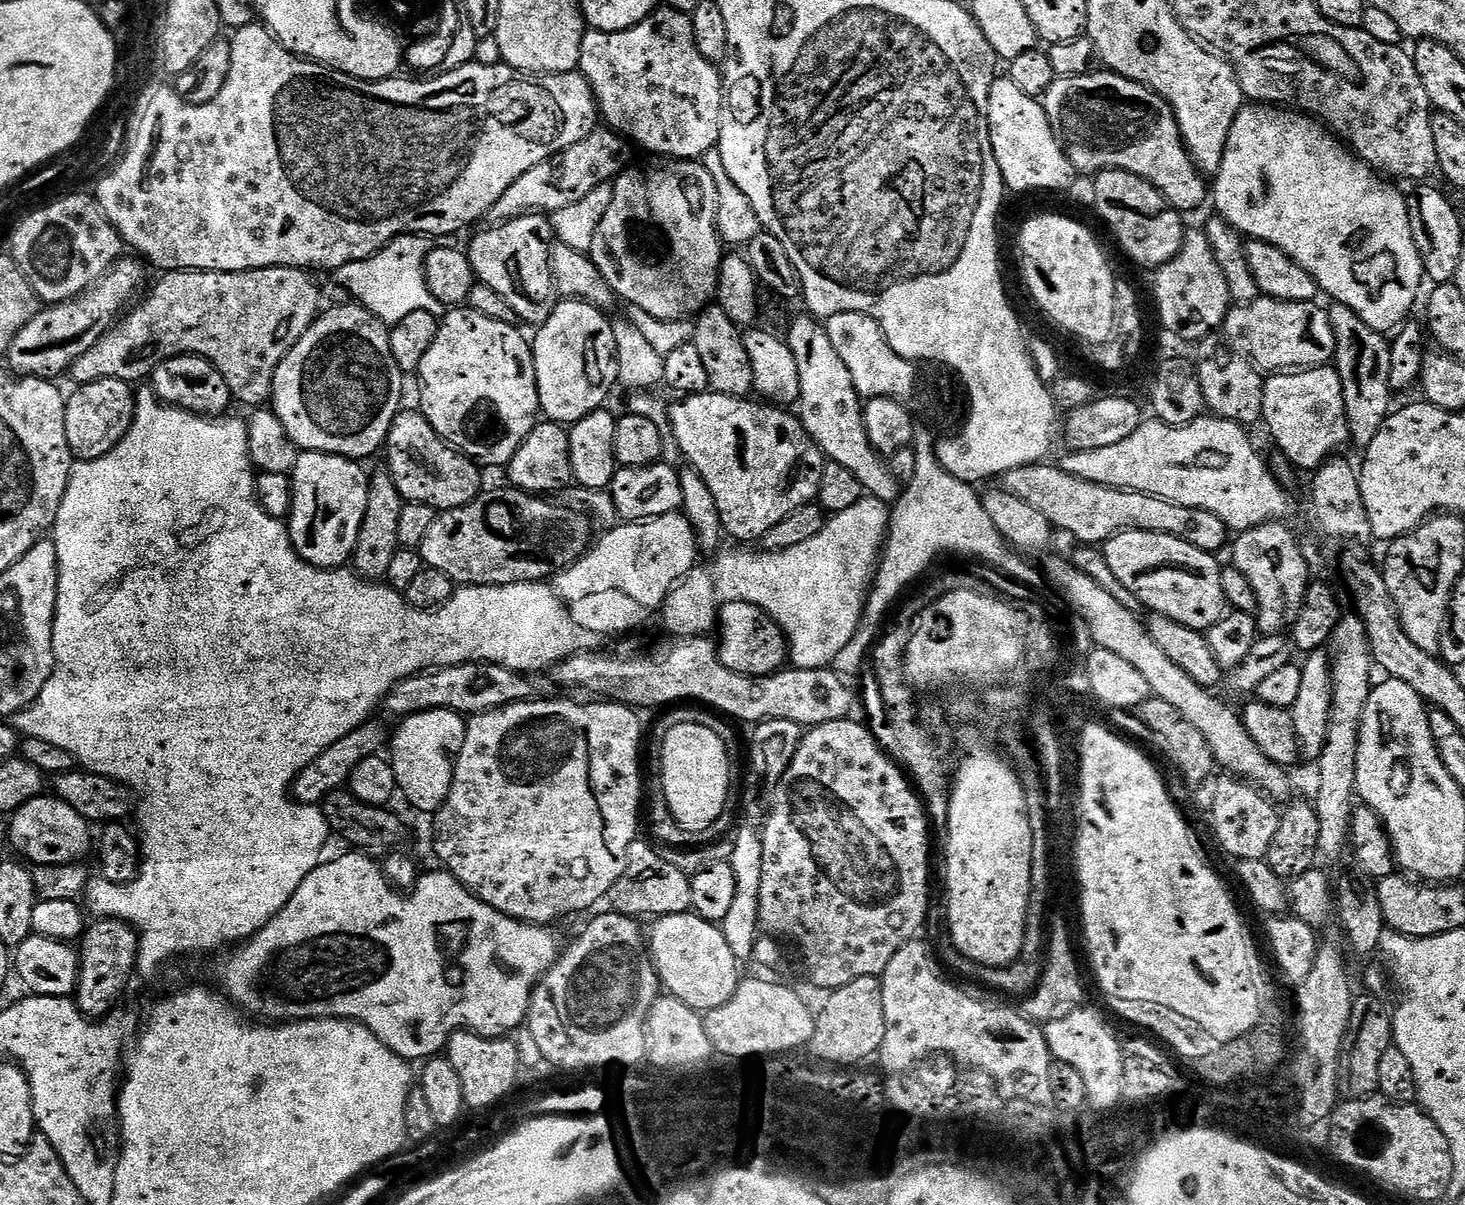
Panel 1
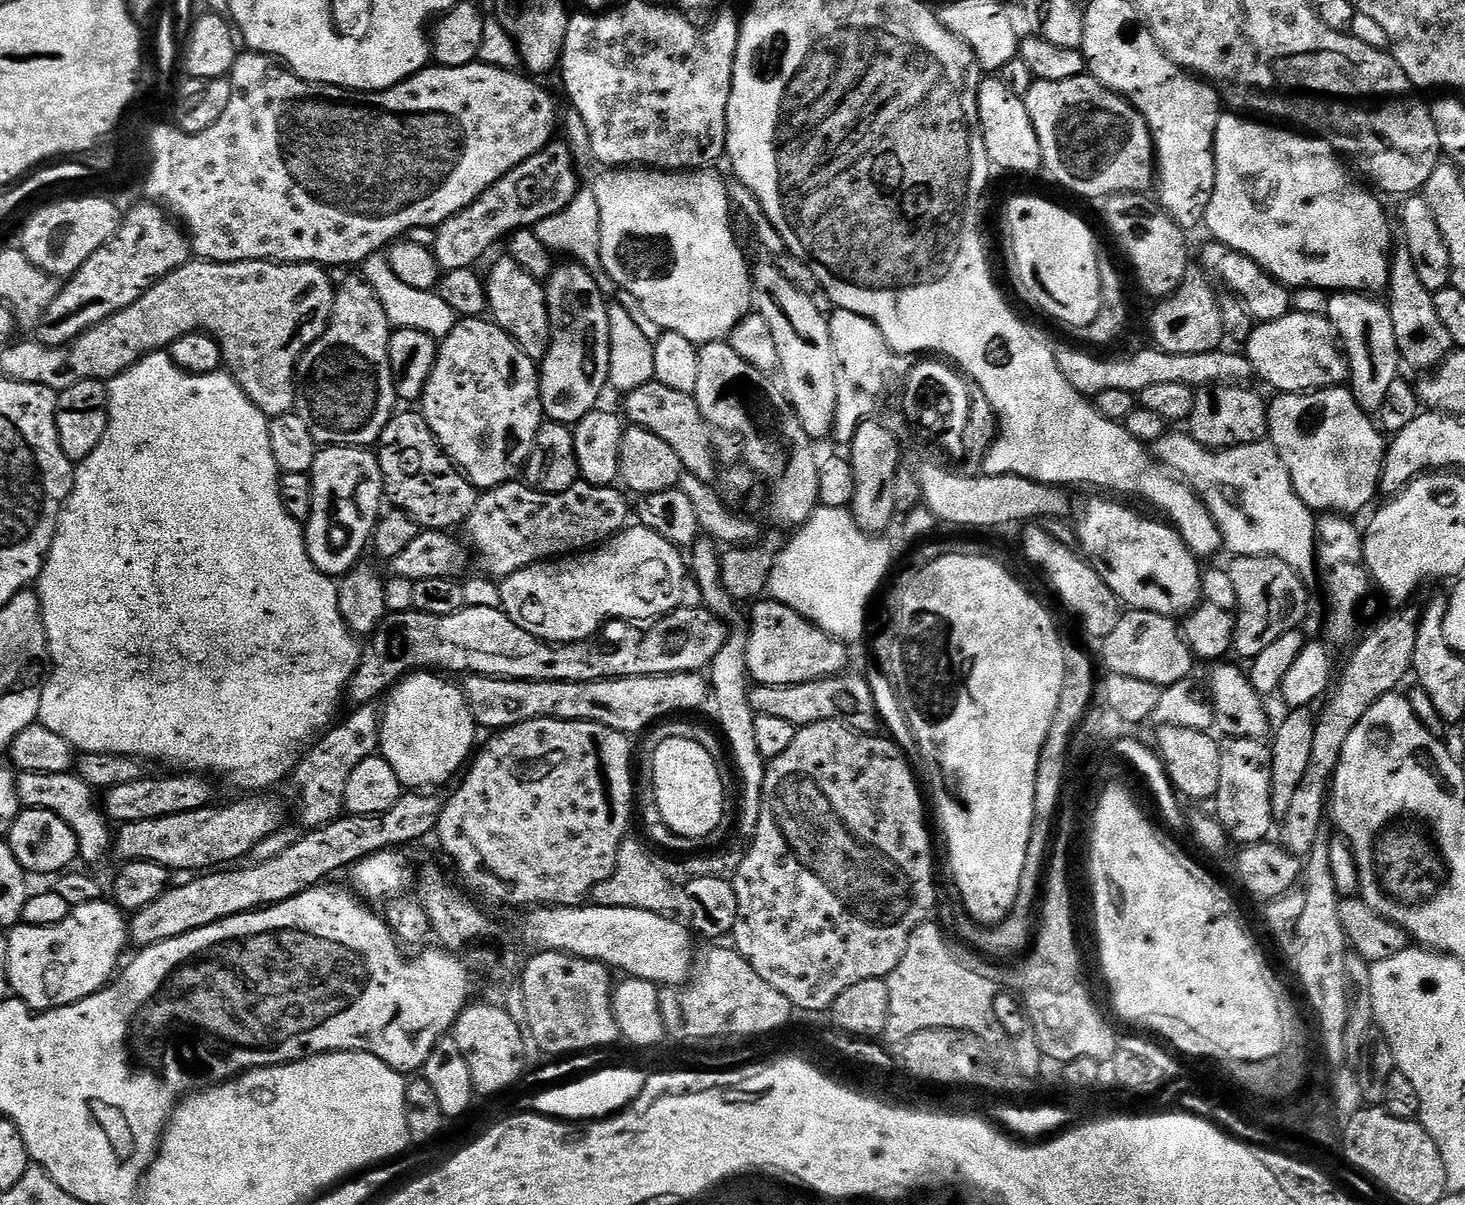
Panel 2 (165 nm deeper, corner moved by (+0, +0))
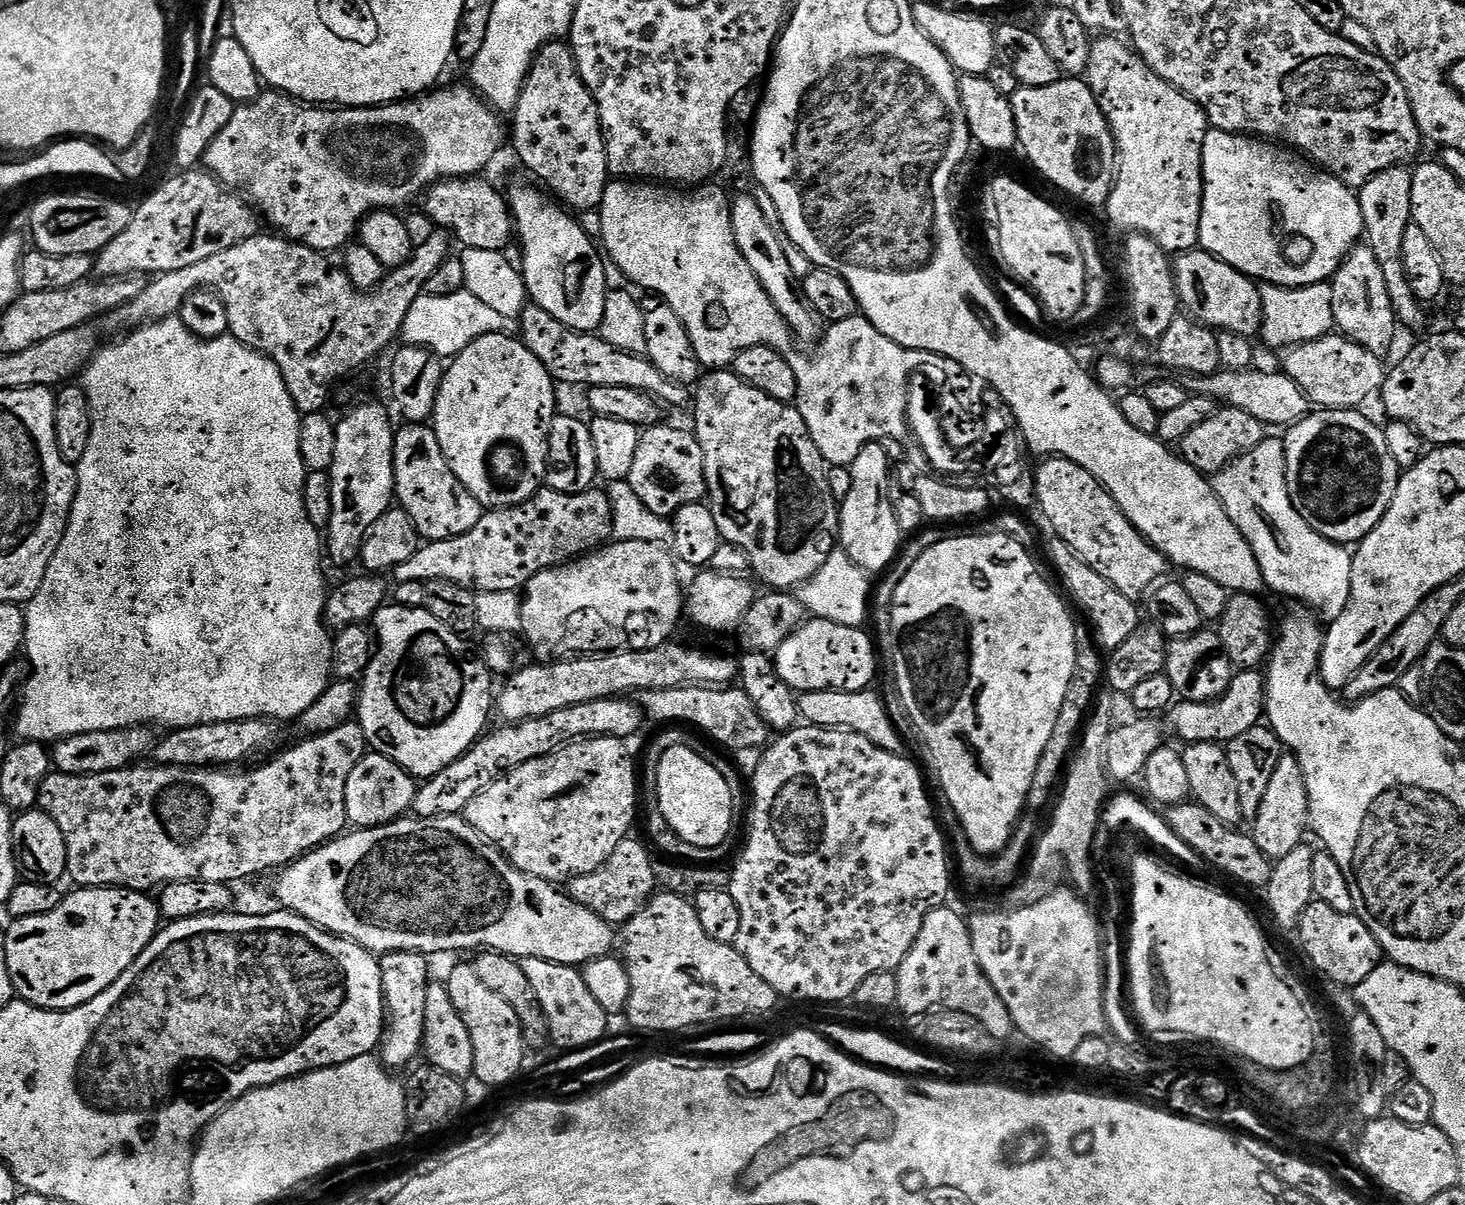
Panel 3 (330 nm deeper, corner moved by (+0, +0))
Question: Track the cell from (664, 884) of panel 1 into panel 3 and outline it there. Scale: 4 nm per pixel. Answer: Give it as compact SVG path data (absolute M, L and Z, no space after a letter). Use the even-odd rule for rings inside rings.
M629 838L618 842L618 846L614 846L614 854L610 854L610 858L606 858L606 862L602 862L602 866L598 866L598 870L569 880L566 891L572 900L578 902L578 906L584 906L586 910L598 914L598 918L602 918L607 924L613 926L623 926L630 918L634 918L634 914L641 912L657 891L654 866L652 865L654 856L653 853L648 853L649 845L643 839L641 840Z

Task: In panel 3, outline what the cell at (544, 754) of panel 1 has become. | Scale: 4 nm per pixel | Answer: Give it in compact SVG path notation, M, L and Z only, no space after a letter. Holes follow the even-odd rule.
M594 736L591 740L577 740L575 744L565 744L563 748L559 748L556 752L551 752L549 756L542 758L534 758L530 762L526 762L522 766L518 766L514 770L505 772L500 779L495 780L490 786L486 786L486 790L482 790L475 796L467 806L464 807L462 813L468 825L480 836L484 837L487 843L493 848L504 853L505 859L511 862L519 872L525 872L531 876L537 876L548 881L549 884L557 886L567 885L569 880L578 878L582 874L590 874L594 870L598 870L598 866L602 866L602 862L606 862L606 858L610 858L610 854L614 854L614 846L618 846L618 842L629 839L632 823L636 820L636 786L638 790L638 768L632 765L632 760L628 757L629 745L623 740L615 740L612 736Z

